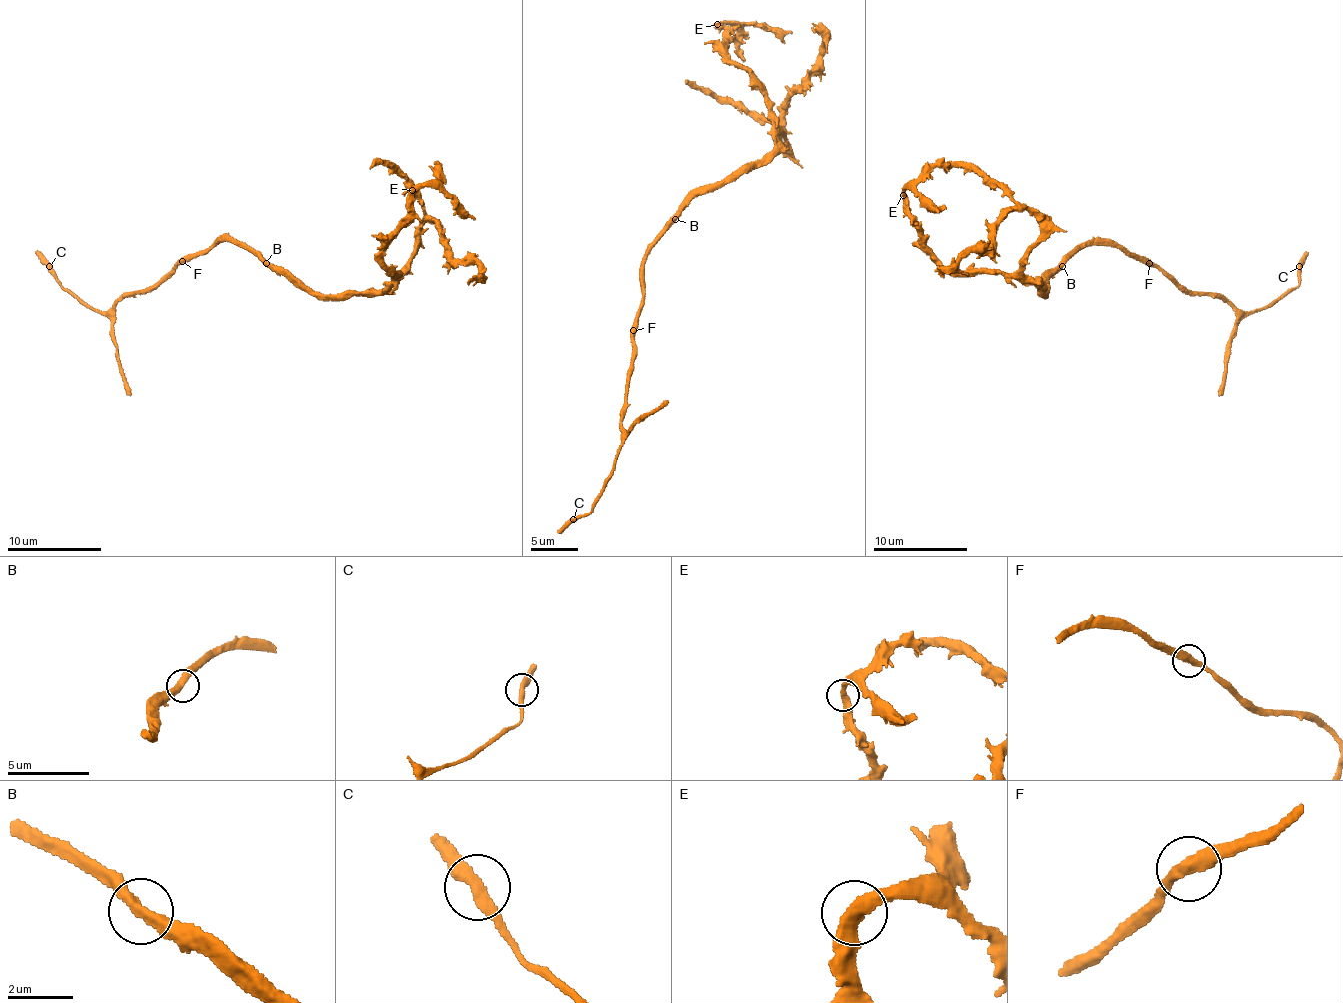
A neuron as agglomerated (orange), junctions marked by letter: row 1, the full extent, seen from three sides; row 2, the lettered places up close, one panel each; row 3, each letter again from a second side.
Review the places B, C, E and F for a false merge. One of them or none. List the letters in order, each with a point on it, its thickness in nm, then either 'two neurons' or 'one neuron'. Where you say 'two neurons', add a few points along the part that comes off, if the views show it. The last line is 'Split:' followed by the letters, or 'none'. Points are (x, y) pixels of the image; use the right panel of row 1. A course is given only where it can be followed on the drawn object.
B: (1062, 266) | 360 nm | one neuron
C: (1299, 266) | 360 nm | one neuron
E: (903, 195) | 400 nm | one neuron
F: (1149, 263) | 400 nm | one neuron
Split: none

